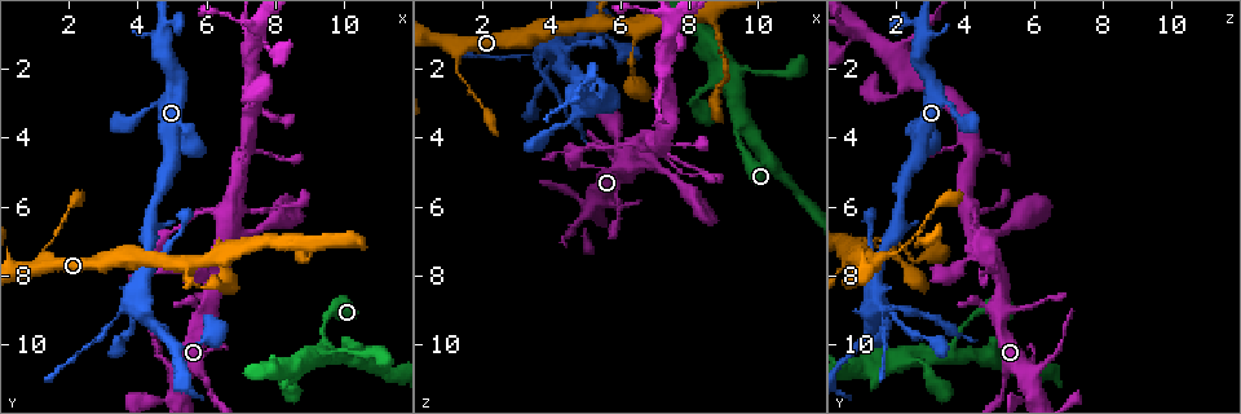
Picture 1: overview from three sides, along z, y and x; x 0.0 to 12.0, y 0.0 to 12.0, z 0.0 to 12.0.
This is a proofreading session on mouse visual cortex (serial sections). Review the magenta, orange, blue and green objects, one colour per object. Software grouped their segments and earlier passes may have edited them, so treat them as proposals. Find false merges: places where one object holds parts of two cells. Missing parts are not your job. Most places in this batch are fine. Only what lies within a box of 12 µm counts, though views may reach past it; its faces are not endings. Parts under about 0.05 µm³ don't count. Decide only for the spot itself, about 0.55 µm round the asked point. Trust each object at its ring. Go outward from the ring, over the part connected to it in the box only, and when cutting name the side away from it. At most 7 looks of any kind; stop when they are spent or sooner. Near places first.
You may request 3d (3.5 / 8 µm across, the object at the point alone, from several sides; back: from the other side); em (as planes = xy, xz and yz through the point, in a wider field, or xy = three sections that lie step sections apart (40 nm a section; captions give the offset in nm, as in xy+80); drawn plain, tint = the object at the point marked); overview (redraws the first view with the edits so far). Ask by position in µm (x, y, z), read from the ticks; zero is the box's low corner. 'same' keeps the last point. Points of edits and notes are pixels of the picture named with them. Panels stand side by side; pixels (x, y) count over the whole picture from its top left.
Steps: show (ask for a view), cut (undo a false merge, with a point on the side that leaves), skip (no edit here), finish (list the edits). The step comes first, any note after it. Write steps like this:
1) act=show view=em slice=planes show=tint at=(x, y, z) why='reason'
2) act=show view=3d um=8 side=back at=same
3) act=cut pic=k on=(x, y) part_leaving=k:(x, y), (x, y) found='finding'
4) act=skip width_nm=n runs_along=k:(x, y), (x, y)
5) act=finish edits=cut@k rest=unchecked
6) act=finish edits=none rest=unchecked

act=show view=3d um=3.5 at=(3.9, 8.8, 1.4) why='sudden change in width'

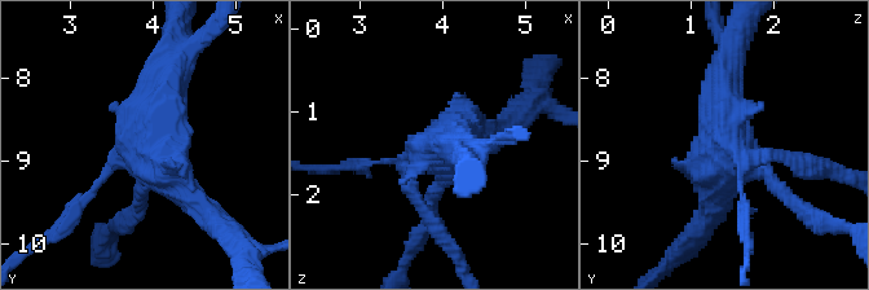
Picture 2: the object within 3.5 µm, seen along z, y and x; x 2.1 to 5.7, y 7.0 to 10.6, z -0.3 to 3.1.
act=show view=em slice=xy step=1 show=tint at=(3.80, 8.85, 1.45)

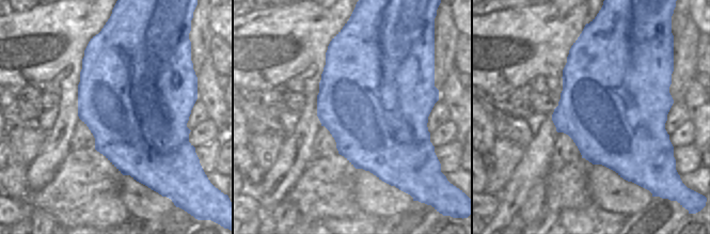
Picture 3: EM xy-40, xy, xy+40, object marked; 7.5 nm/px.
act=skip runs_along=2:(173, 53), (162, 168), (204, 212) found='all the same cell'

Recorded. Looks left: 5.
act=show view=3d um=3.5 side=back at=(6.2, 7.8, 4.9) why='four arms meet'

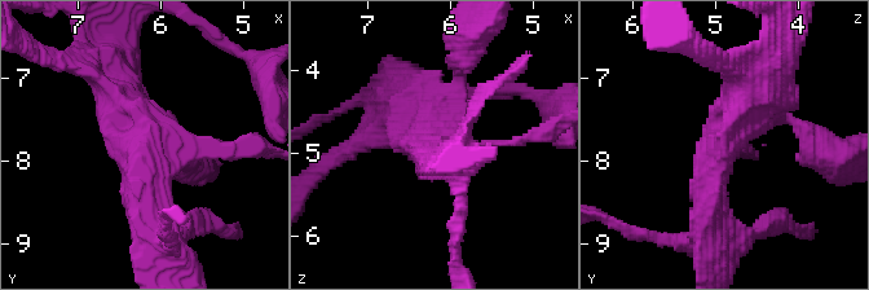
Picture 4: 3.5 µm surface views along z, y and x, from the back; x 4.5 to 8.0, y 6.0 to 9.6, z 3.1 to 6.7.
act=show view=em slice=xy step=3 show=tint at=(6.25, 7.80, 4.90) arms=4 arm_widths_nm=100,200,350,450 why='shape alone is not enough'

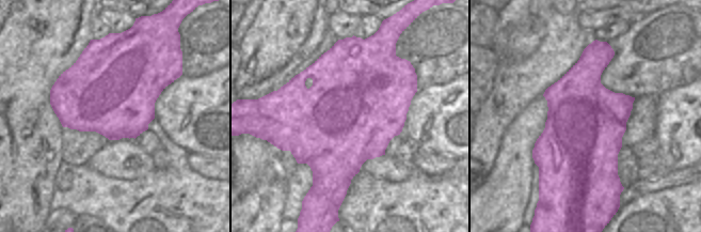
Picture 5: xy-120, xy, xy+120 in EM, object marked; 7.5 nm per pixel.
act=skip runs_along=4:(708, 228), (710, 165), (767, 77) found='one cell here'

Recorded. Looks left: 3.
act=show view=3d um=3.5 at=(7.2, 1.4, 2.1) why='three-way junction'

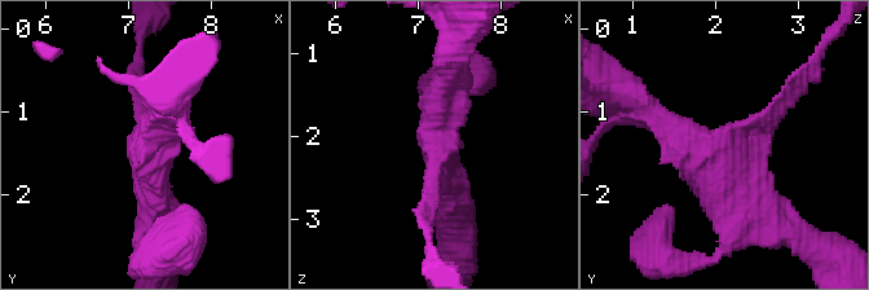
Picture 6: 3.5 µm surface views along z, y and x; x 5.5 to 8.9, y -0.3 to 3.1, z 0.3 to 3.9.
act=show view=em slice=planes show=tint at=(7.25, 1.35, 2.05) arms=3 arm_widths_nm=200,300,400

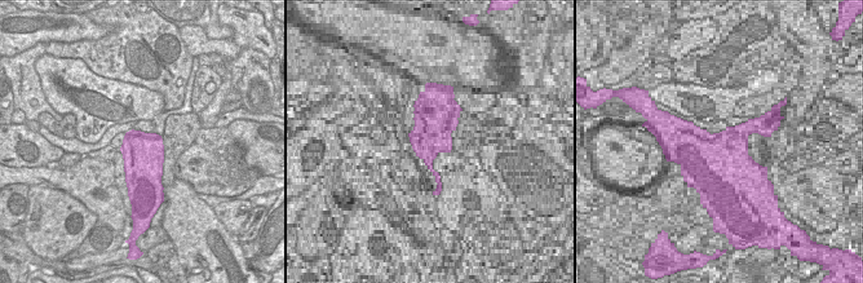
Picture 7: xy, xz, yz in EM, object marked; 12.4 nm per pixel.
act=skip runs_along=6:(746, 210), (708, 162), (790, 95) found='continuous, no second cell'

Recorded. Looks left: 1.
act=finish edits=none rest=unchecked

